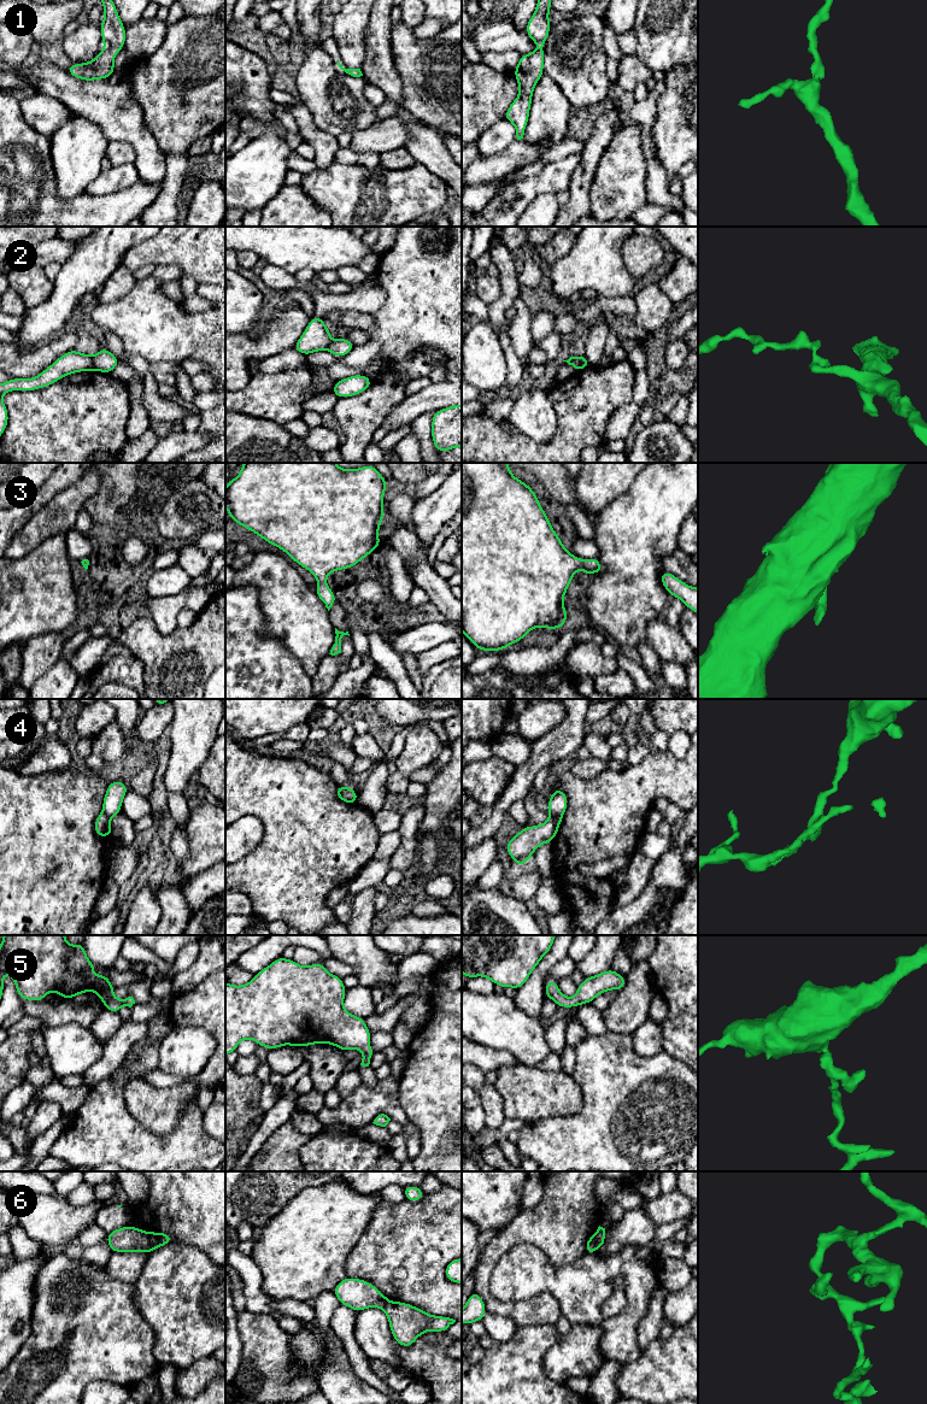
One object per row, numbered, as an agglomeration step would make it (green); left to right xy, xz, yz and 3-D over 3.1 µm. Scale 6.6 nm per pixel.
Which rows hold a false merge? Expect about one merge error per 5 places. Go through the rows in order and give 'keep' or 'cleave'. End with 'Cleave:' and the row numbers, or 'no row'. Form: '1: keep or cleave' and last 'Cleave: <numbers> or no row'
1: keep
2: cleave
3: keep
4: cleave
5: keep
6: cleave
Cleave: 2, 4, 6

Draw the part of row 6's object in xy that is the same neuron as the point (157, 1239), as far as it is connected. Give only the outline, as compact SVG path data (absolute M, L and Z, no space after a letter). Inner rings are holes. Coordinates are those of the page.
M160 1232L148 1233L153 1250L174 1241L172 1236Z

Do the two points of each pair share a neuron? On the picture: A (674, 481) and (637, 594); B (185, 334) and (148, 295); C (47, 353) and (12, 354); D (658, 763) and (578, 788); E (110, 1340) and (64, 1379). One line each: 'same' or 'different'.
A: same
B: same
C: same
D: same
E: same

